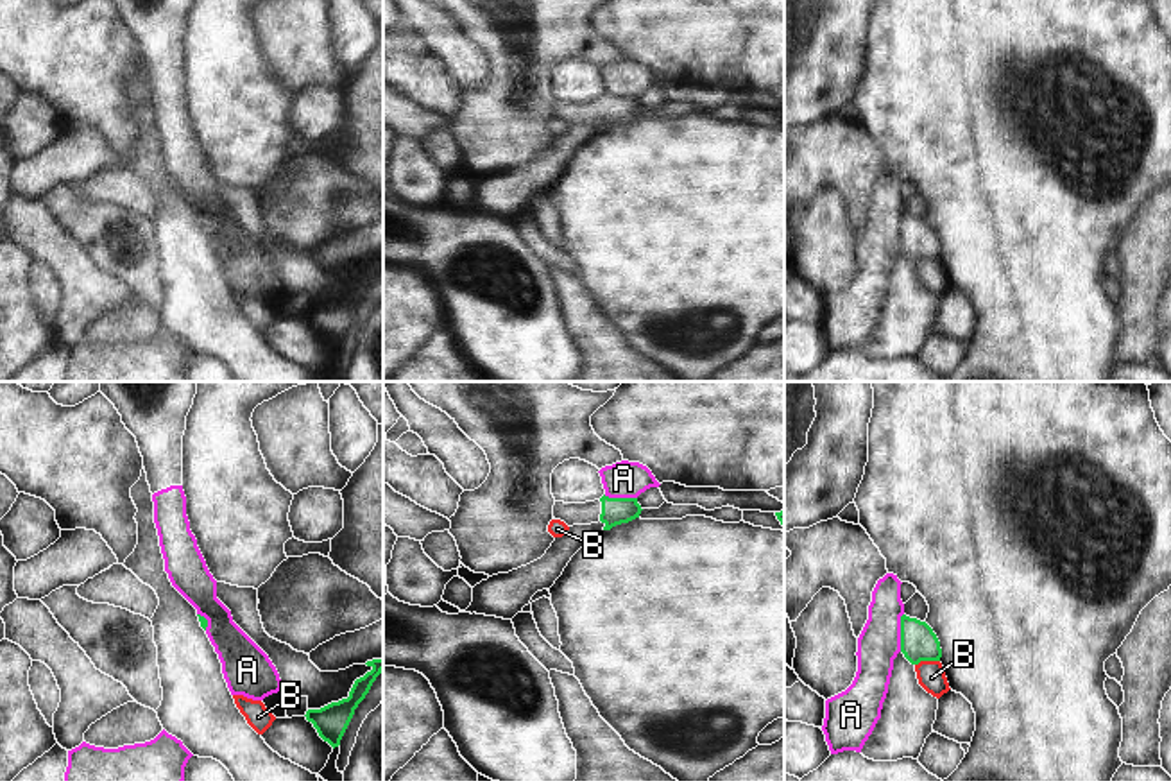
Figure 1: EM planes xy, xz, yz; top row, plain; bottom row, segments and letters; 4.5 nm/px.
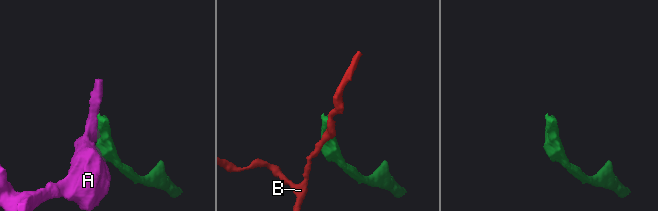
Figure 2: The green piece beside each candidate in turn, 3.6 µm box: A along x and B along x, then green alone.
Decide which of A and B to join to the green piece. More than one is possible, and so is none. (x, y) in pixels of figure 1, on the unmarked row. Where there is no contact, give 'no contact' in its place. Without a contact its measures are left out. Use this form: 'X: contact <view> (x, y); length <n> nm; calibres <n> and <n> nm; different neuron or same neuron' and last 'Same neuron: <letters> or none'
A: contact yz (901, 231); length 180 nm; calibres 160 and 190 nm; different neuron
B: contact yz (926, 258); length 110 nm; calibres 160 and 120 nm; different neuron
Same neuron: none

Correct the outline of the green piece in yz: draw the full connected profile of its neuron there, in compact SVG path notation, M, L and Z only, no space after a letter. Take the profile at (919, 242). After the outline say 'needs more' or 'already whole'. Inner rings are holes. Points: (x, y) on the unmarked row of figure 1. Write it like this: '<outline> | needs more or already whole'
M901 215L901 251L911 263L940 260L942 247L933 227L917 217Z | already whole

